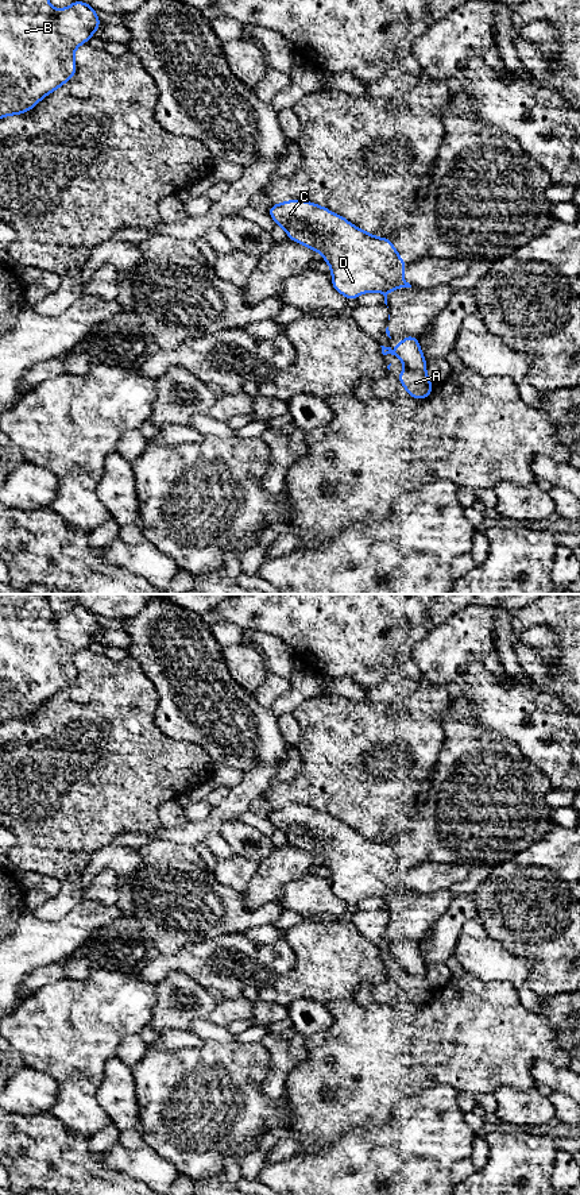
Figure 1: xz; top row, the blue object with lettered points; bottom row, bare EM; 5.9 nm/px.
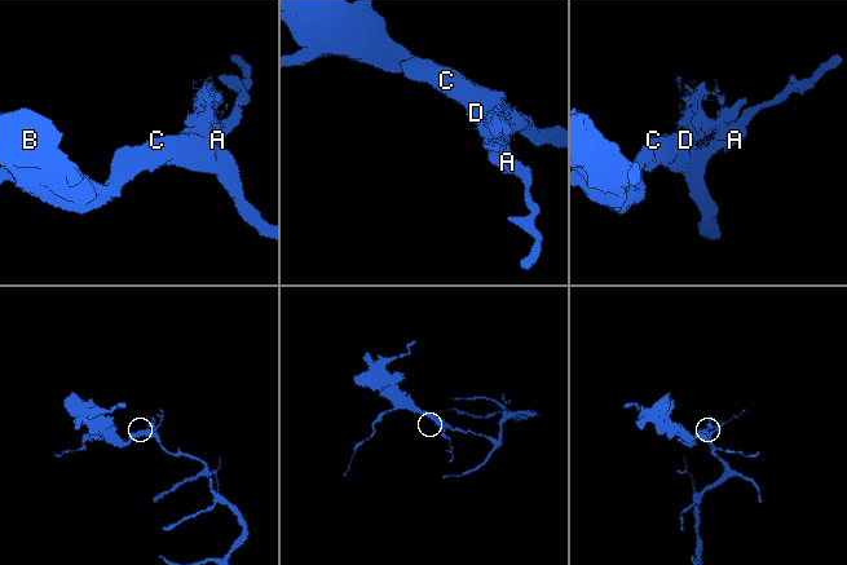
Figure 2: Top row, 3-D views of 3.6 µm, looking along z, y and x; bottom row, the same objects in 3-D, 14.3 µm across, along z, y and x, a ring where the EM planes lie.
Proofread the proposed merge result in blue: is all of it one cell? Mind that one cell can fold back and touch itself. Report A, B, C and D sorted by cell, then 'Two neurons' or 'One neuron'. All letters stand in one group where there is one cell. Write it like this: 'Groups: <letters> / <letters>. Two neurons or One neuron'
Groups: A / B C D. Two neurons

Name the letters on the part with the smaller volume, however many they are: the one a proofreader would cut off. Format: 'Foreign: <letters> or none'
Foreign: A

